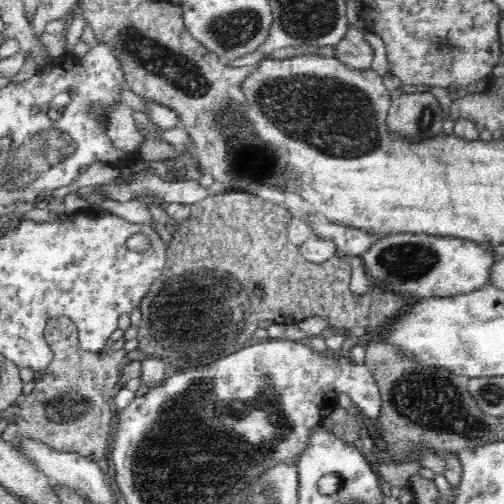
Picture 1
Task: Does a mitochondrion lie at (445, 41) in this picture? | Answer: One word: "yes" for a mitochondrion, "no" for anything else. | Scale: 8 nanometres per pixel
yes

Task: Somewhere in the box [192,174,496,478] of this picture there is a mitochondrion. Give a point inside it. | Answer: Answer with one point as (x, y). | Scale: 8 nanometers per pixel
(430, 400)

